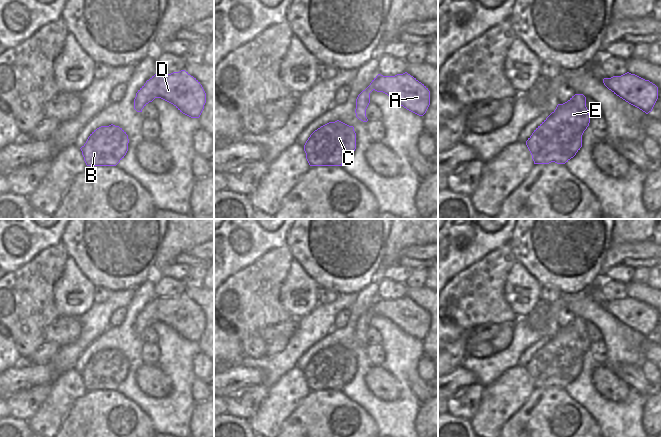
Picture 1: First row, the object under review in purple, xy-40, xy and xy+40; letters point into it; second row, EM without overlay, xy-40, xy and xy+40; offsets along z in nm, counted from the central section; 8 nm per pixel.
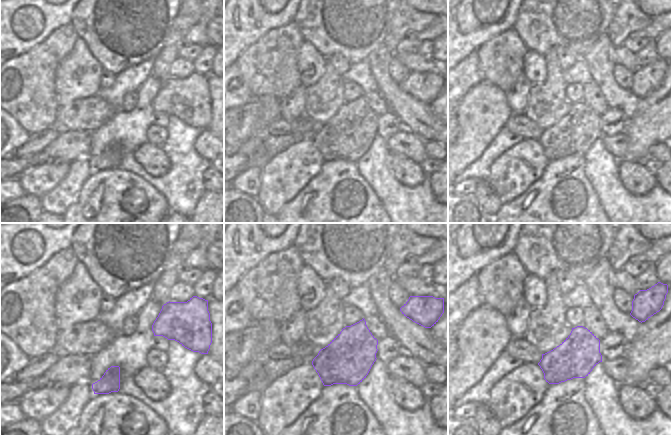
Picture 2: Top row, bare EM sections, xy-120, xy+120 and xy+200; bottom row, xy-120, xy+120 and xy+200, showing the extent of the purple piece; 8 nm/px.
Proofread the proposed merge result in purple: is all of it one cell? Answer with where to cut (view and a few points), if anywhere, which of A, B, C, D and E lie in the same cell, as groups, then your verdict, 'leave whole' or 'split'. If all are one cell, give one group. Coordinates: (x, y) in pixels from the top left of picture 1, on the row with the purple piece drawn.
no cut; A B C D E; leave whole

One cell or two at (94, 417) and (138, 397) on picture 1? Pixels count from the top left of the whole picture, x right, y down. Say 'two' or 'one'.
two

